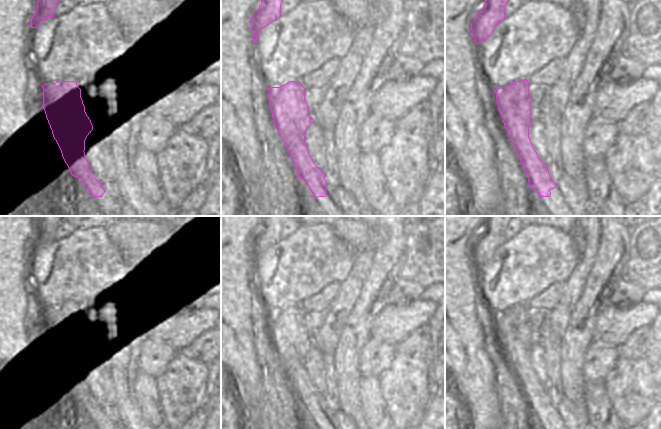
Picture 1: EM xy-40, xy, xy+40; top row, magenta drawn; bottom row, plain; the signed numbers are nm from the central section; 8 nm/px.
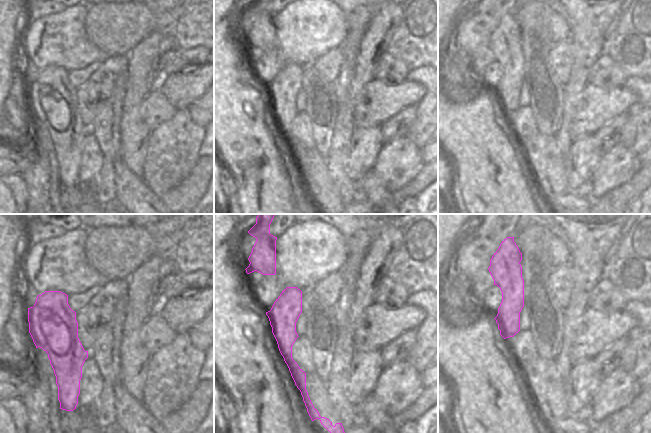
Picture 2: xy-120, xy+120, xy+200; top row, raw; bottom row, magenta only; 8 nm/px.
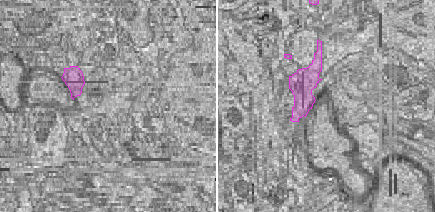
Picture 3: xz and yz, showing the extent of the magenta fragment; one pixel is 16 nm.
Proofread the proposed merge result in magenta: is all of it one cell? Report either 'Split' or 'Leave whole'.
Split

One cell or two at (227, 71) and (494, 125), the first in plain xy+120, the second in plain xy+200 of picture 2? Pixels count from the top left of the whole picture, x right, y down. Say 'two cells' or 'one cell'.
one cell

